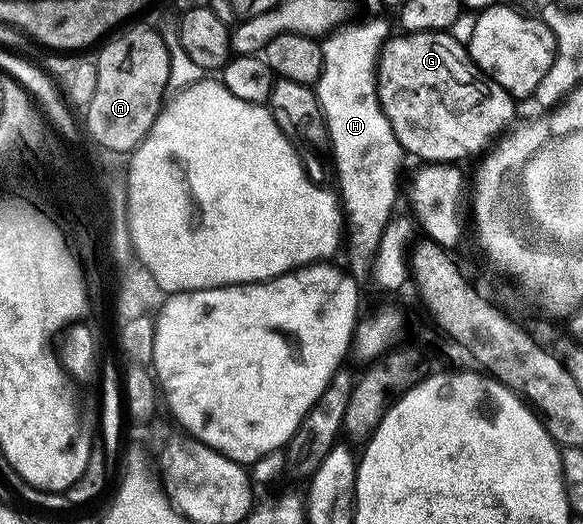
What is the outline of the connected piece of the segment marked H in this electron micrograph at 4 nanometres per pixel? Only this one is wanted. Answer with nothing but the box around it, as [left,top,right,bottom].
[314,17,406,283]

